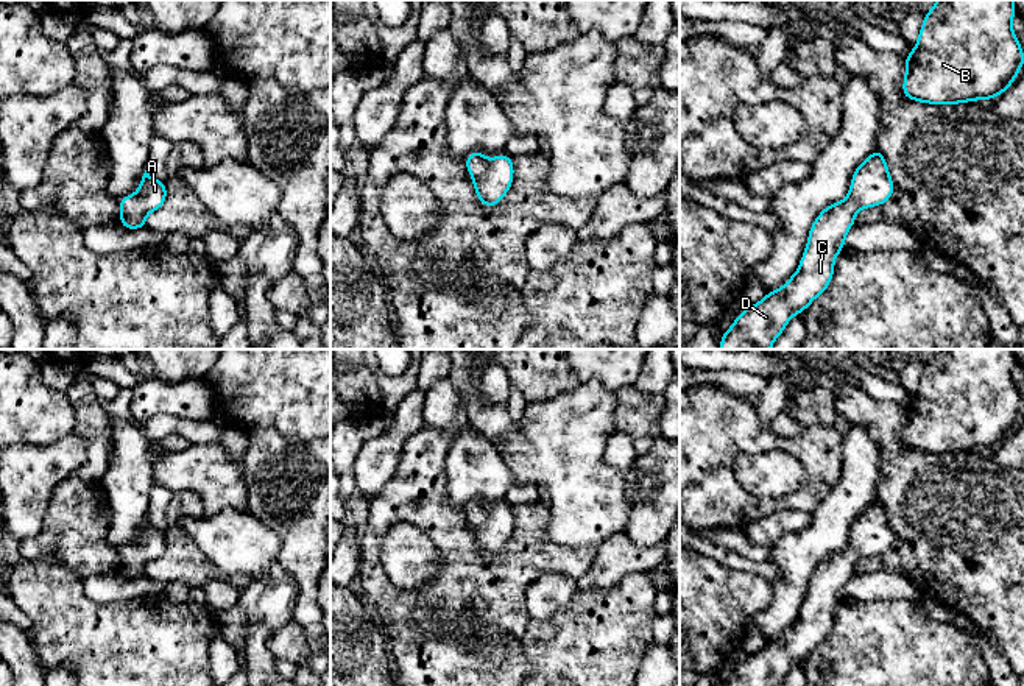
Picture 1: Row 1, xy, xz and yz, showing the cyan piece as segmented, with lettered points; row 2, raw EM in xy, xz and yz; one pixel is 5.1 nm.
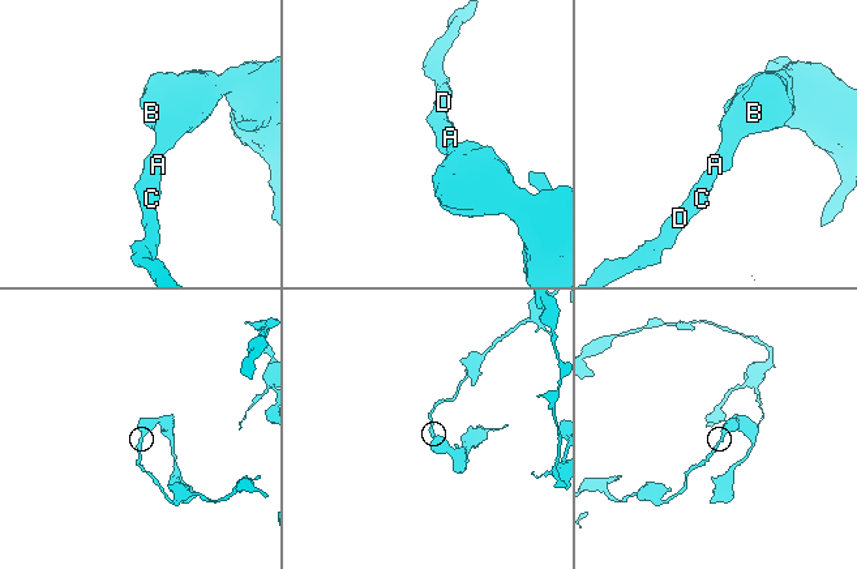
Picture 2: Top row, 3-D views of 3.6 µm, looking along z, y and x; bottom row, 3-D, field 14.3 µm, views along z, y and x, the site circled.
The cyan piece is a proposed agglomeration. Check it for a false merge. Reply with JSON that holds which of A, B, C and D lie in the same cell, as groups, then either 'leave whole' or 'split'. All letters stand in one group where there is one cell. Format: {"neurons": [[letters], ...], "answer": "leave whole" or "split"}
{"neurons": [["A", "B", "C", "D"]], "answer": "leave whole"}

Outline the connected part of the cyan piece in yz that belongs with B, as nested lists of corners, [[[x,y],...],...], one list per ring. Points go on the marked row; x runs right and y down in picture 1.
[[[938,0],[921,25],[913,51],[904,58],[902,95],[930,104],[993,100],[1005,92],[1024,64],[1012,28],[1013,0]]]

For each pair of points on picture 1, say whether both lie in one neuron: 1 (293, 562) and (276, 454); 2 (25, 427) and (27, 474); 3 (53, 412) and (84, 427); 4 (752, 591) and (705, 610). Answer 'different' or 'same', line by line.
1: same
2: different
3: different
4: same

